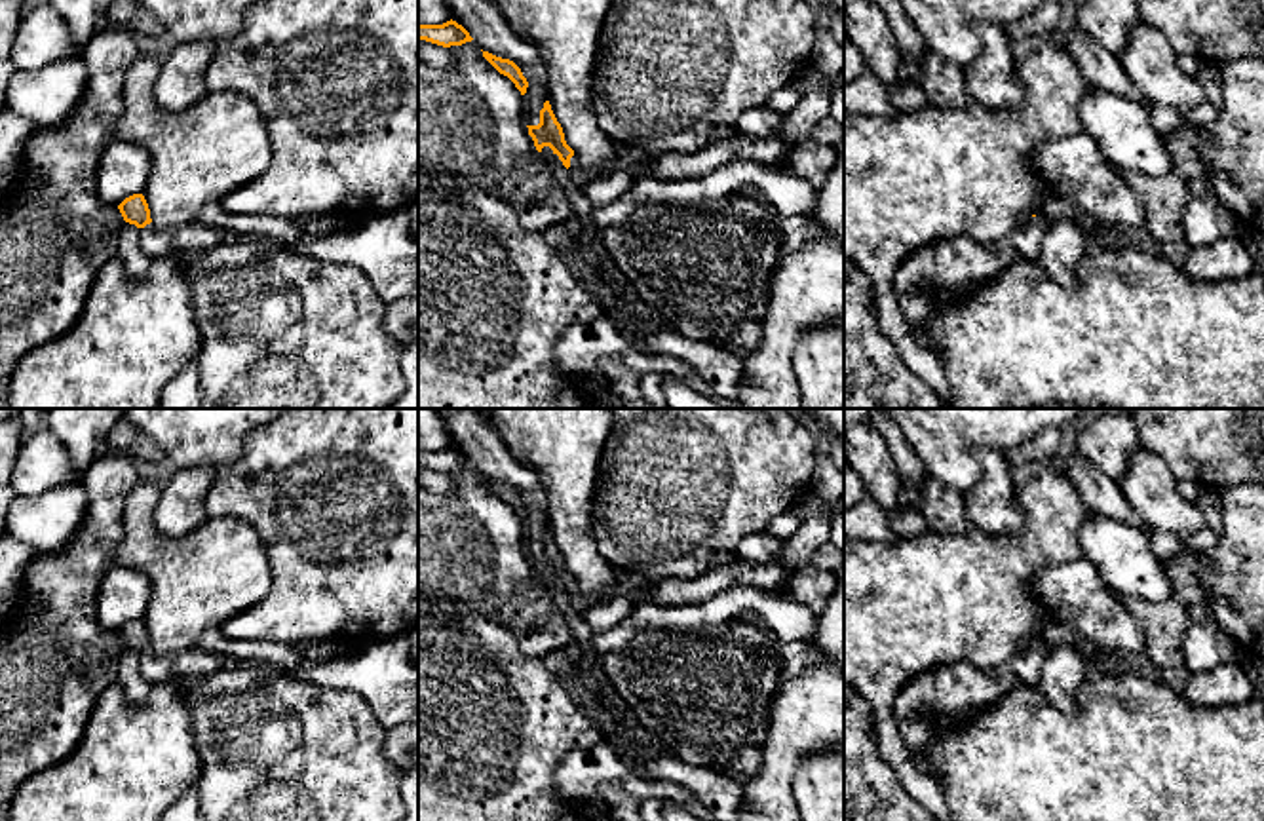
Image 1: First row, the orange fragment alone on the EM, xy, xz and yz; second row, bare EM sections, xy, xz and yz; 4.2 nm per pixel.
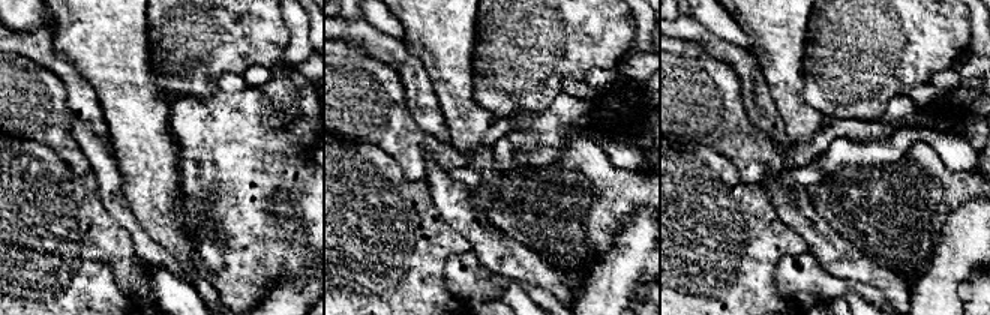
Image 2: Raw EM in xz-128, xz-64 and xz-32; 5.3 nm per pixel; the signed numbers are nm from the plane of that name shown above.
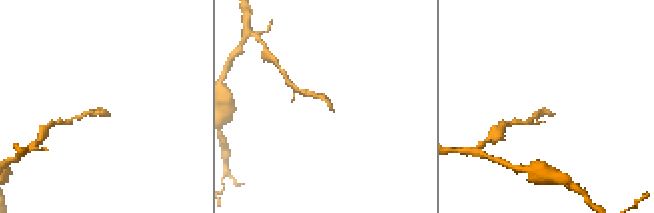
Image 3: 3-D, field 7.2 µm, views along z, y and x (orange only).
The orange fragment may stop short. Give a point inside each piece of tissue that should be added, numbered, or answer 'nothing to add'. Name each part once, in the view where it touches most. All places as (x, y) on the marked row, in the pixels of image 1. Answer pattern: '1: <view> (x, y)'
1: xz (628, 158)

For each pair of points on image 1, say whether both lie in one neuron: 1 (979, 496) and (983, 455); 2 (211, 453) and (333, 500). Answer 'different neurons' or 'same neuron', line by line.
1: same neuron
2: different neurons

